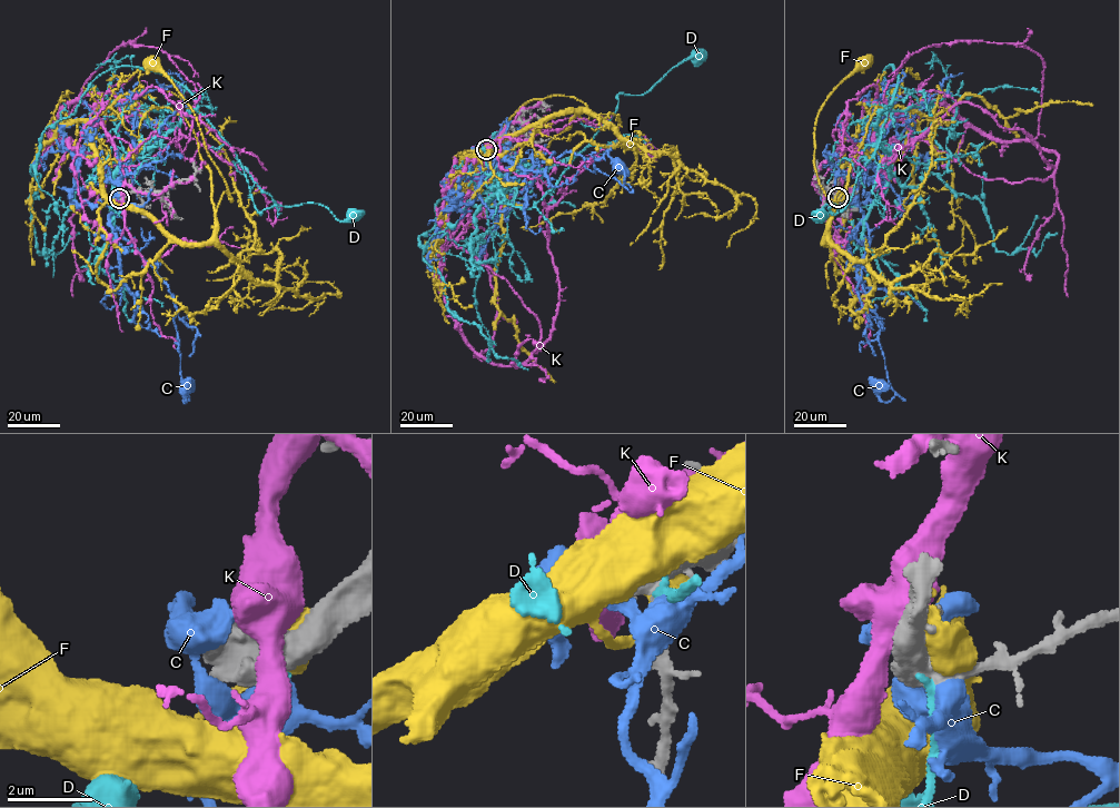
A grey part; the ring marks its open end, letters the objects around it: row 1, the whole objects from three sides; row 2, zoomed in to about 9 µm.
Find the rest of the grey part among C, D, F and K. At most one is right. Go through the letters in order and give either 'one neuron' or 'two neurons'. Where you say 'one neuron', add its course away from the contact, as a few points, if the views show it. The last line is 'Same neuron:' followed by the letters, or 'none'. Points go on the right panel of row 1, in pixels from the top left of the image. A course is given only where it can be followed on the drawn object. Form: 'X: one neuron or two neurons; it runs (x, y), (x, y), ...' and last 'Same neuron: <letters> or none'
C: two neurons
D: two neurons
F: two neurons
K: two neurons
Same neuron: none

